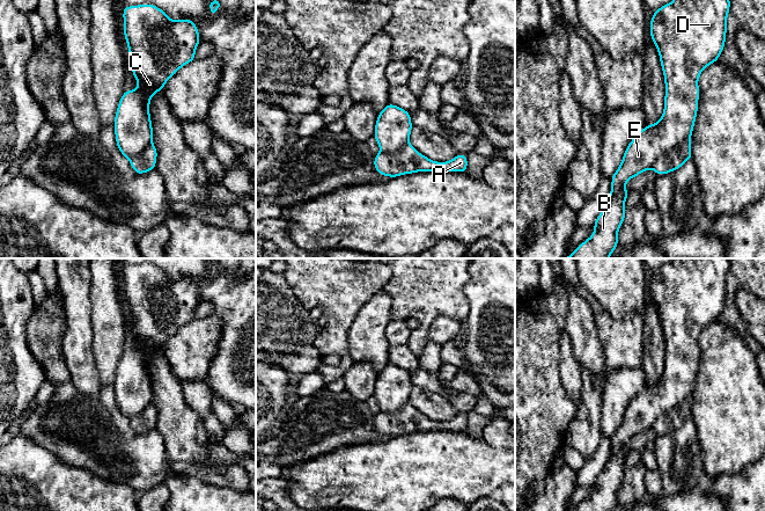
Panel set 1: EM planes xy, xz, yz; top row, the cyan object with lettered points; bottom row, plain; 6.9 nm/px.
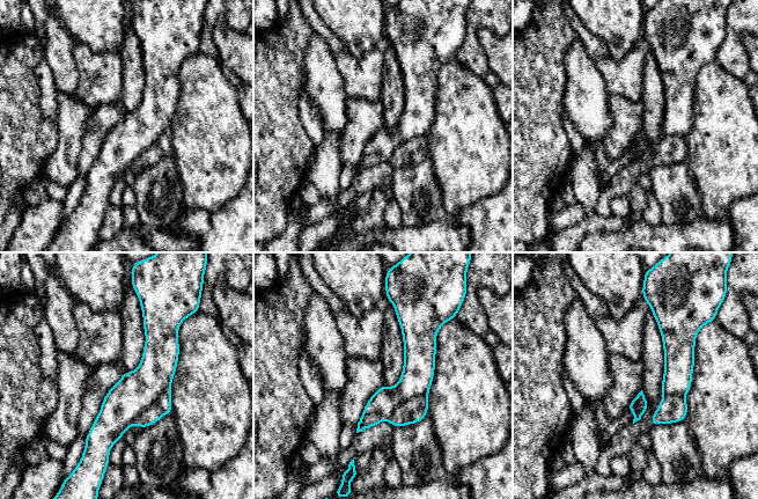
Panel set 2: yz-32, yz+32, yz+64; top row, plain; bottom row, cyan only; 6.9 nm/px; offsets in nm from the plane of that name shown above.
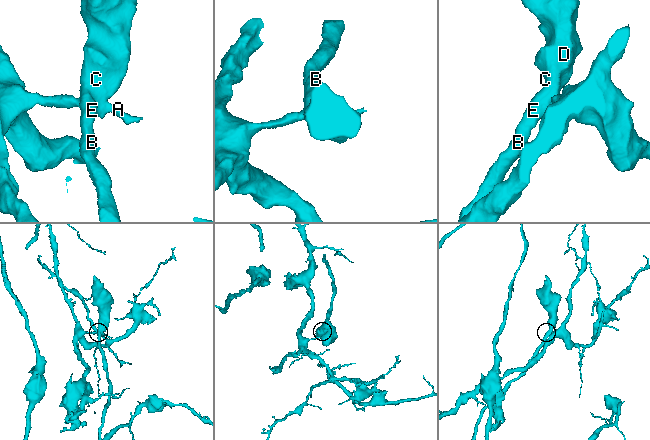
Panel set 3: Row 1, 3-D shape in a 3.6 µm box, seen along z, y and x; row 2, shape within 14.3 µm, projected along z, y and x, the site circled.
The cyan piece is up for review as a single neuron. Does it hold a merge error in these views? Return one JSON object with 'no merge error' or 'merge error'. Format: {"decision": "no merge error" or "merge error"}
{"decision": "no merge error"}

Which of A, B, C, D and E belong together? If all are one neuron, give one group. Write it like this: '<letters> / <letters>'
A B C D E

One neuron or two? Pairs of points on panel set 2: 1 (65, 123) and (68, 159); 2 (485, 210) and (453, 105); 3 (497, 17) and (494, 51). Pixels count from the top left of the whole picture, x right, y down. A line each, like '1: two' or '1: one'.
1: one
2: two
3: two

